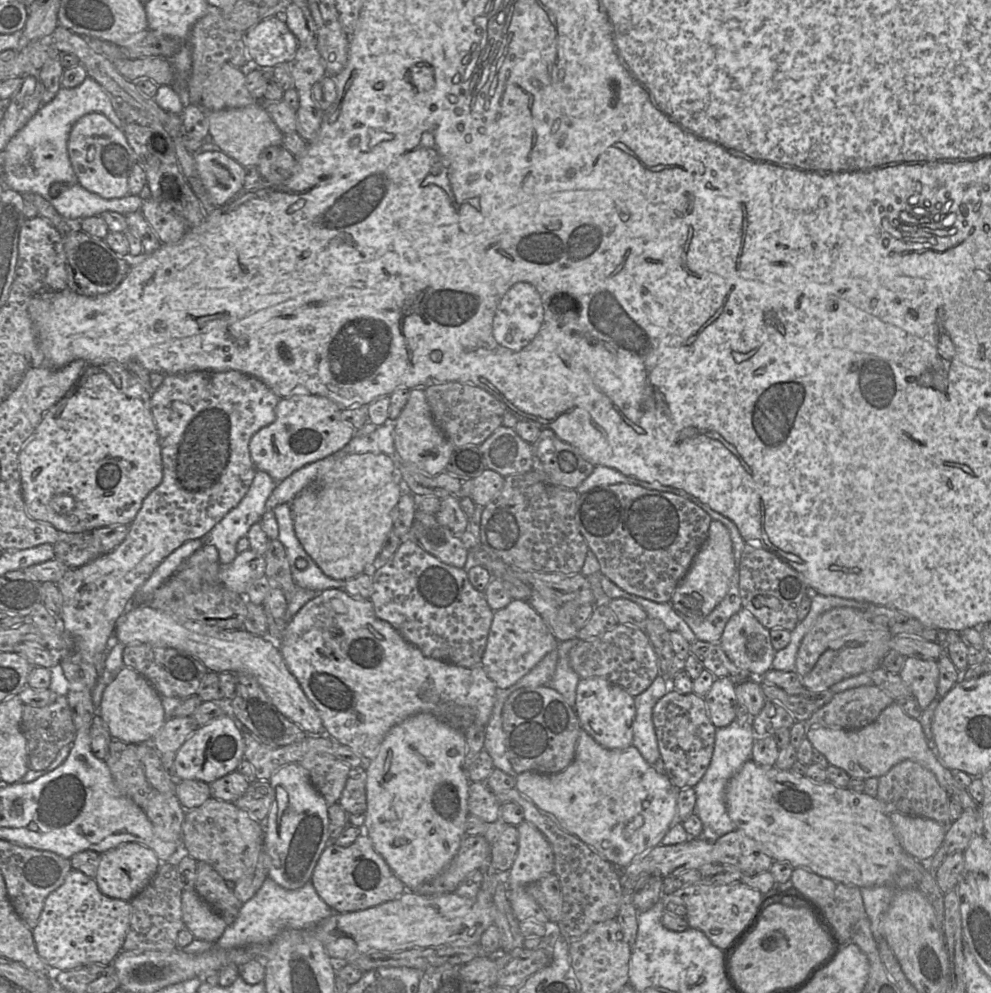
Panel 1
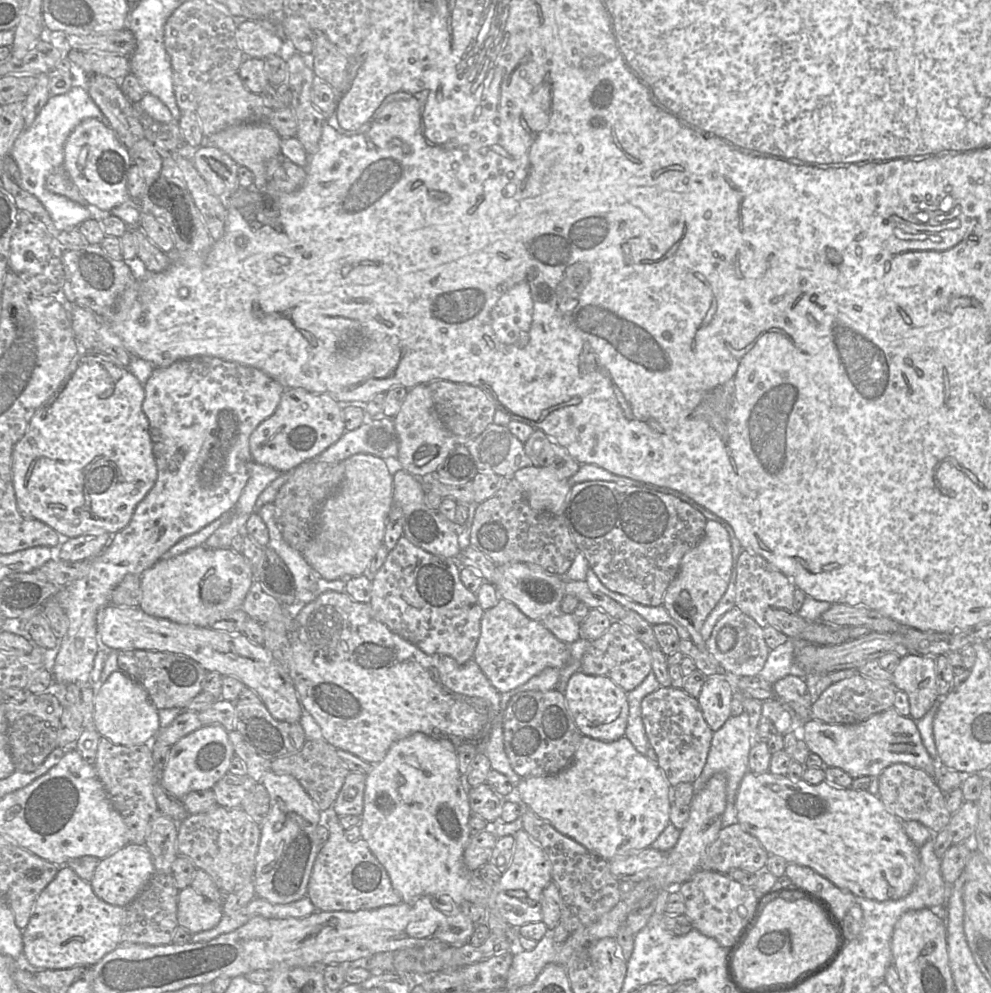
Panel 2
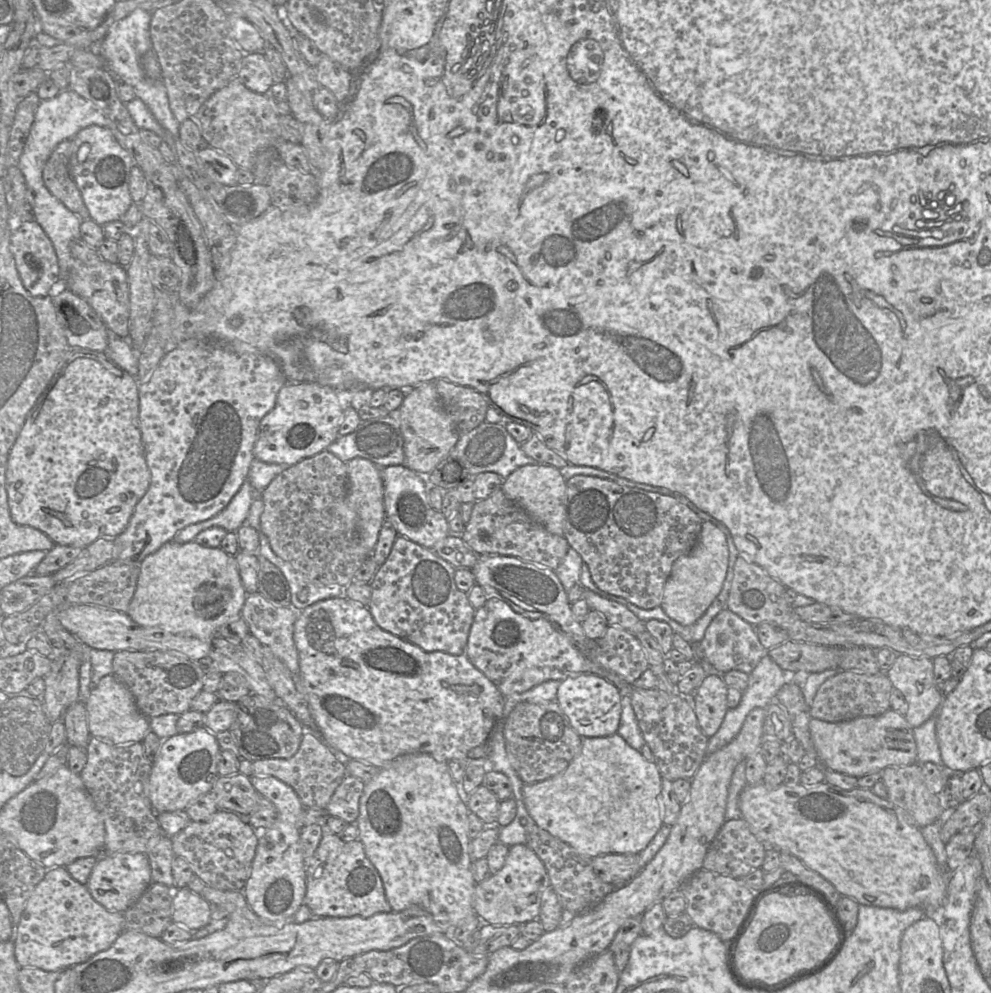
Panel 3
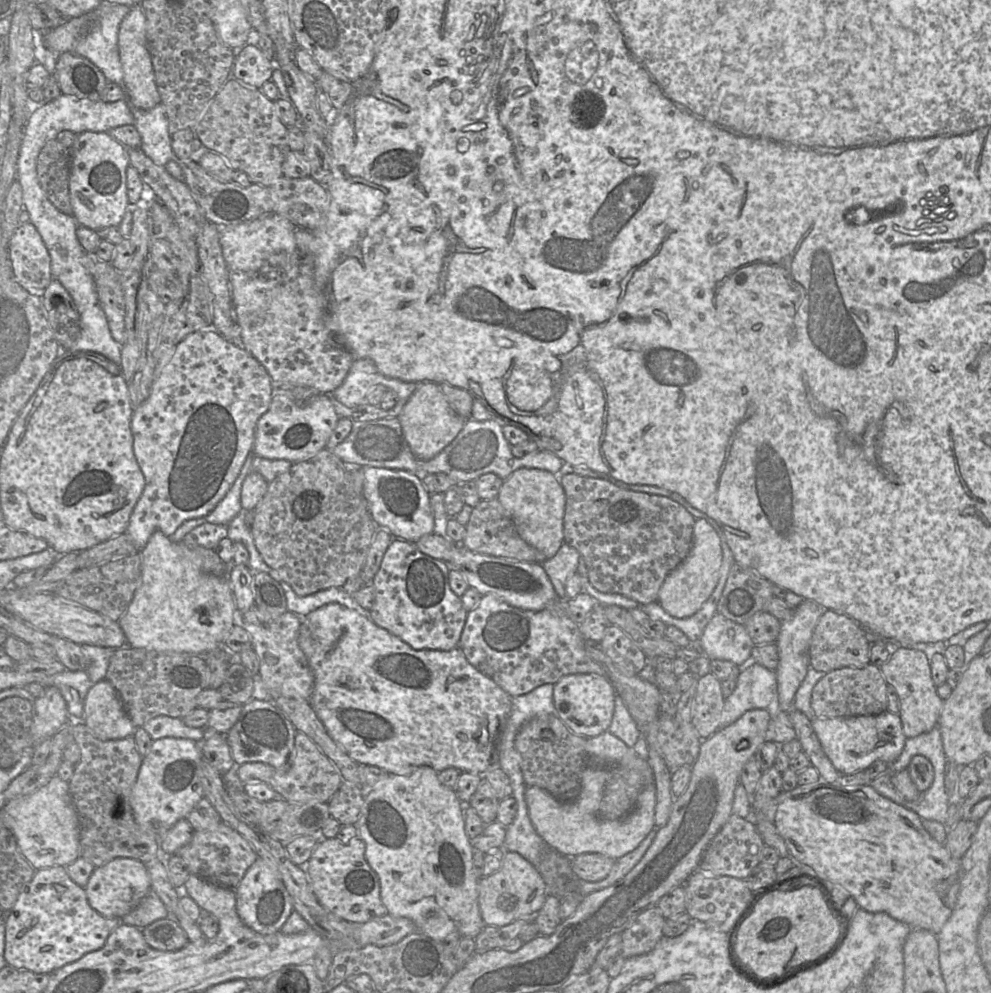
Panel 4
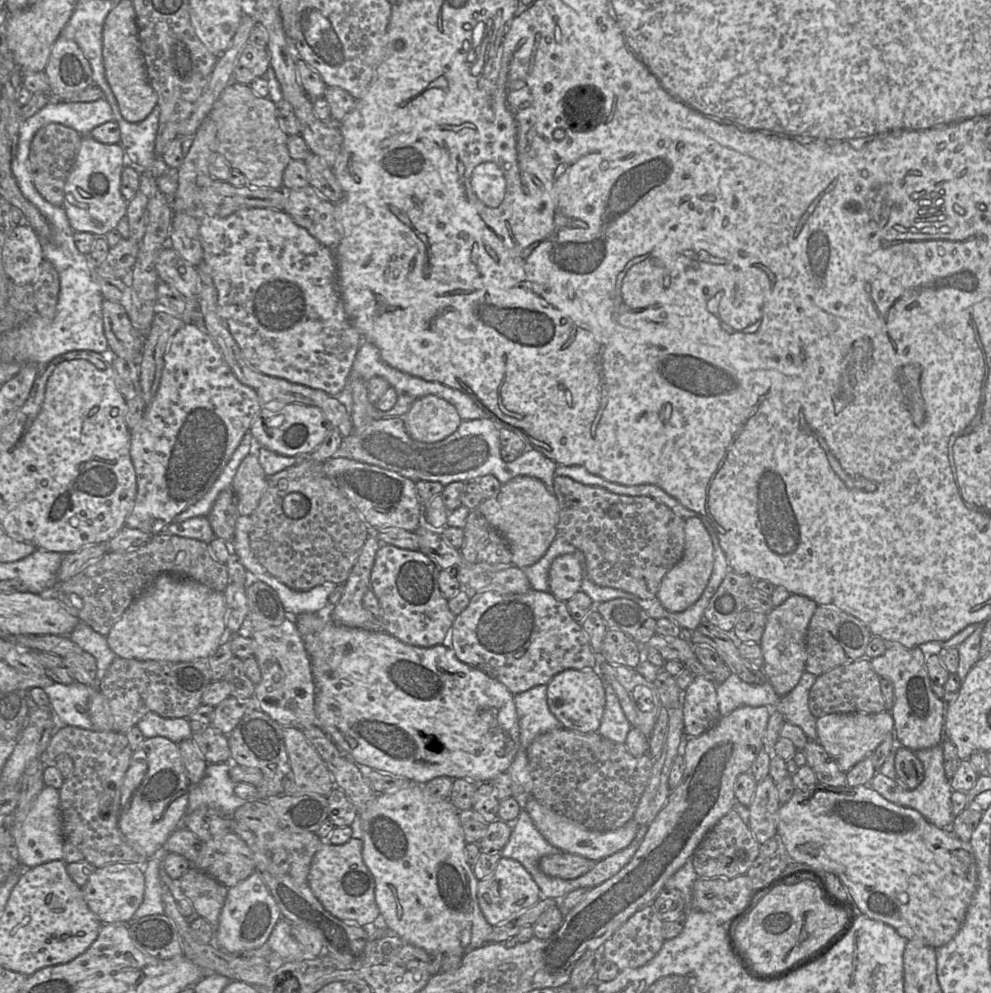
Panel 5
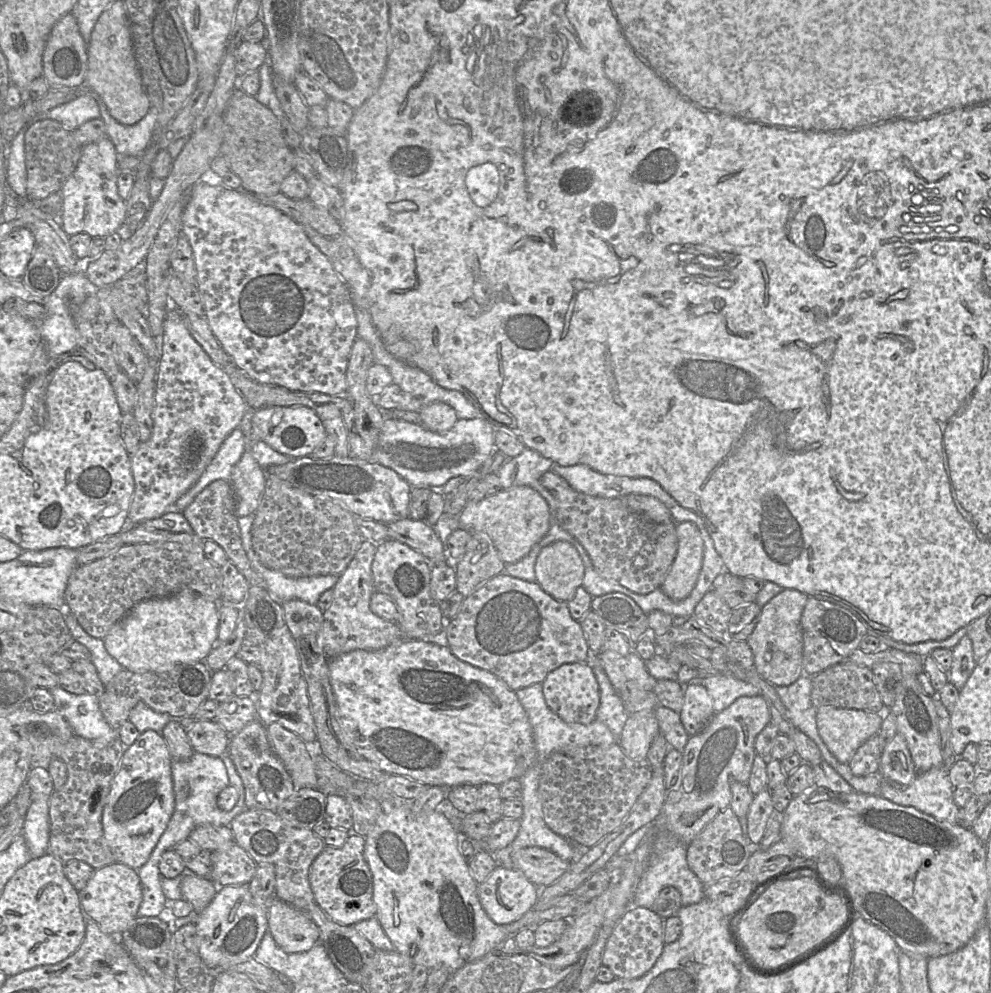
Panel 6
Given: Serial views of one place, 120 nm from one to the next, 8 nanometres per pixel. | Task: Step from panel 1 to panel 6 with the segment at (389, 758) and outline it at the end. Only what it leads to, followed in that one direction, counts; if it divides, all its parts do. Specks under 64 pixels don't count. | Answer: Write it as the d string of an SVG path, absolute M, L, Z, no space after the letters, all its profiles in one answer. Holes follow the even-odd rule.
M396 800L396 803L392 803L392 801L381 801L381 806L383 809L382 814L377 819L373 828L369 831L369 833L365 837L364 857L365 857L365 860L369 866L371 874L372 874L373 901L376 905L376 918L379 921L381 927L383 928L383 930L386 933L386 935L388 936L388 938L393 943L395 951L409 957L414 965L423 965L425 967L427 967L429 970L433 969L433 968L446 967L450 972L453 973L453 972L457 971L458 969L460 969L461 967L463 967L464 965L466 965L470 962L476 961L476 960L488 955L492 951L498 949L501 946L501 944L505 941L505 939L507 938L506 937L506 928L504 928L504 925L495 924L487 916L487 914L485 913L485 911L483 910L483 908L480 904L478 892L477 892L478 884L475 882L474 878L471 875L471 872L468 867L468 862L466 862L464 860L464 858L462 857L462 855L460 854L460 851L459 851L459 840L460 840L461 836L463 836L463 835L461 835L461 833L455 828L455 826L447 818L447 816L443 813L443 811L441 809L436 809L436 810L426 813L426 814L415 815L411 812L411 809L409 808L409 802L399 801L399 800Z

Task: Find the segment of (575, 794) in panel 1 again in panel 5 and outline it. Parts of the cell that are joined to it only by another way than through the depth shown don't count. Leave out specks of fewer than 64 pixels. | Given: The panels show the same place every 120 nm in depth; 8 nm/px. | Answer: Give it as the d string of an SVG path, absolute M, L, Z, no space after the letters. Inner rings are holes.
M530 797L526 808L535 827L551 845L563 853L579 855L595 863L628 847L640 827L638 823L631 819L615 830L606 832L589 830L565 816L542 806L534 797Z

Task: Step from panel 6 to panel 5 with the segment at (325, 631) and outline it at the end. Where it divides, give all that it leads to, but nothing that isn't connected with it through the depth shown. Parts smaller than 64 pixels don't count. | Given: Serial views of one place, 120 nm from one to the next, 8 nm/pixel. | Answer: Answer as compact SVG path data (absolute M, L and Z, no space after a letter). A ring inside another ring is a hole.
M375 534L368 536L357 561L344 582L341 598L329 612L333 623L372 632L383 631L380 621L366 610L362 603L365 593L371 589L372 567L381 544Z

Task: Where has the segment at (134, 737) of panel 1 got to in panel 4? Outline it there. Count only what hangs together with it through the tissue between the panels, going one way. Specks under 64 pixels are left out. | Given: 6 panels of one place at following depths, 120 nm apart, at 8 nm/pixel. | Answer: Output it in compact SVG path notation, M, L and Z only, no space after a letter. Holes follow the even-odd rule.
M107 680L89 689L83 709L84 724L100 740L117 740L132 736L136 728L124 711L114 687Z

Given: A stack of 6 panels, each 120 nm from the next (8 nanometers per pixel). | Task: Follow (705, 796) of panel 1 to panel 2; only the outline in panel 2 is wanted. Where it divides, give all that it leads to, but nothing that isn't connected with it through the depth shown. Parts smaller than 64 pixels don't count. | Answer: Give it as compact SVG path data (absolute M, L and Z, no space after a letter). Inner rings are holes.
M743 711L739 716L730 716L725 724L713 733L708 757L699 778L693 783L694 794L702 789L716 773L722 773L727 779L727 805L722 816L722 828L738 823L735 800L740 783L749 771L749 753L756 740L755 732L749 723L749 714Z

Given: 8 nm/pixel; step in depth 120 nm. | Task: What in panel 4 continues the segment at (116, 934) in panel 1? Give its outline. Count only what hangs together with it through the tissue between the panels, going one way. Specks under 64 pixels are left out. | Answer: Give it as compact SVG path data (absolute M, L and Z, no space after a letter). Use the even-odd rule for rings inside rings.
M63 866L36 870L13 908L5 913L4 958L7 965L36 974L51 974L85 954L102 948L111 932L121 923L121 919L106 918L95 911L87 900L85 889L70 878Z

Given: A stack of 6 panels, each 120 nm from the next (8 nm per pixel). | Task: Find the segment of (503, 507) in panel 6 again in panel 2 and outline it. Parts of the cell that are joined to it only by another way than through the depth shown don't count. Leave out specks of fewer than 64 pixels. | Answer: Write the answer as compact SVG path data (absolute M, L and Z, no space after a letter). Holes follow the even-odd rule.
M526 466L514 473L532 509L563 514L570 486L568 479L549 467Z

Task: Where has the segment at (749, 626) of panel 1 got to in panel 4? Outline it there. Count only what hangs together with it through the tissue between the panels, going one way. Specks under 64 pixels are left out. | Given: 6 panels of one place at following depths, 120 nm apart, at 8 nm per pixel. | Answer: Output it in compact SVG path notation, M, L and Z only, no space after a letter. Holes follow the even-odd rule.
M715 613L695 644L710 660L729 660L744 668L752 661L754 643L745 625Z

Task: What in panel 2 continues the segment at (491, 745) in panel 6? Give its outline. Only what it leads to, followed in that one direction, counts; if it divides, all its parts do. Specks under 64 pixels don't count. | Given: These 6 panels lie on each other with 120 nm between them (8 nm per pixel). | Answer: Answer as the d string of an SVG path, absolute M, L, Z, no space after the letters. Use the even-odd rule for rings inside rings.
M326 591L316 599L300 604L298 610L290 615L290 676L294 682L298 697L304 709L317 722L321 728L324 739L337 749L350 752L371 764L381 762L390 747L398 740L415 732L423 732L433 738L446 739L458 748L471 744L477 747L478 752L483 752L483 747L488 740L490 731L499 714L501 693L490 683L478 664L472 659L460 664L452 657L440 654L426 654L421 649L391 631L385 624L377 621L372 616L369 603L354 601L345 591Z

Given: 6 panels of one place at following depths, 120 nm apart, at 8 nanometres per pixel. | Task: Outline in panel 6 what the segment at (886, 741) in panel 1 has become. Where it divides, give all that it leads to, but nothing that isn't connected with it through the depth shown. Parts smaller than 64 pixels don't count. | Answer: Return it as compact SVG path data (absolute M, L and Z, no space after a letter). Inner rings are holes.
M820 707L816 712L818 734L833 756L843 764L849 764L857 749L877 734L882 725L880 714L857 709Z

